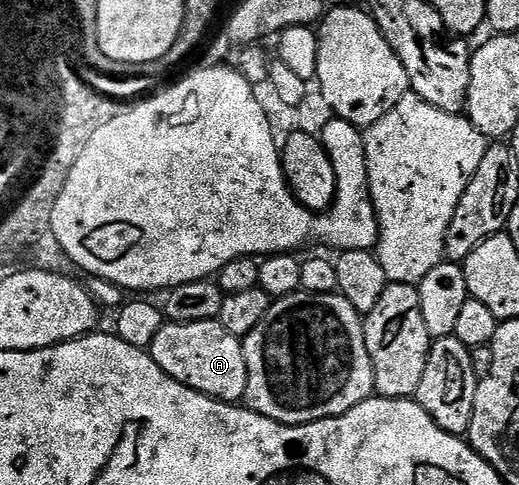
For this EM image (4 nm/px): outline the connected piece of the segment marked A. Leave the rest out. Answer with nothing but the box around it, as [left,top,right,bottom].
[150,319,248,401]

